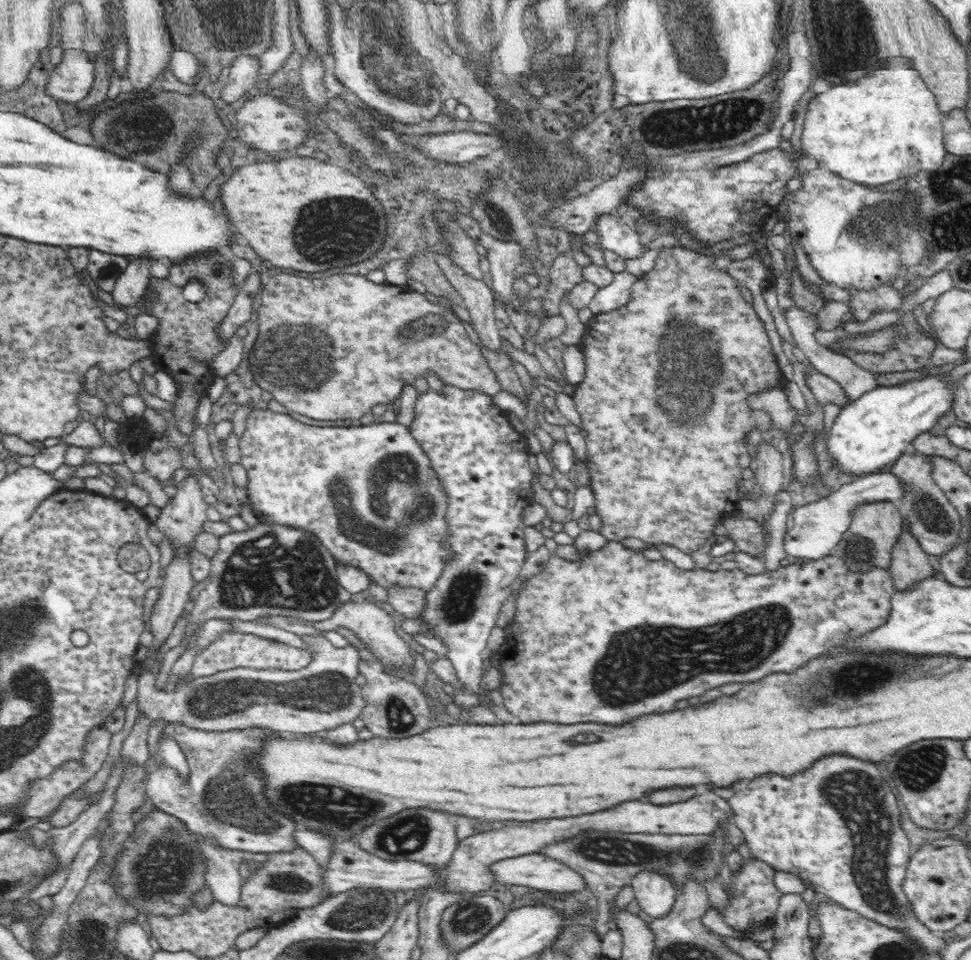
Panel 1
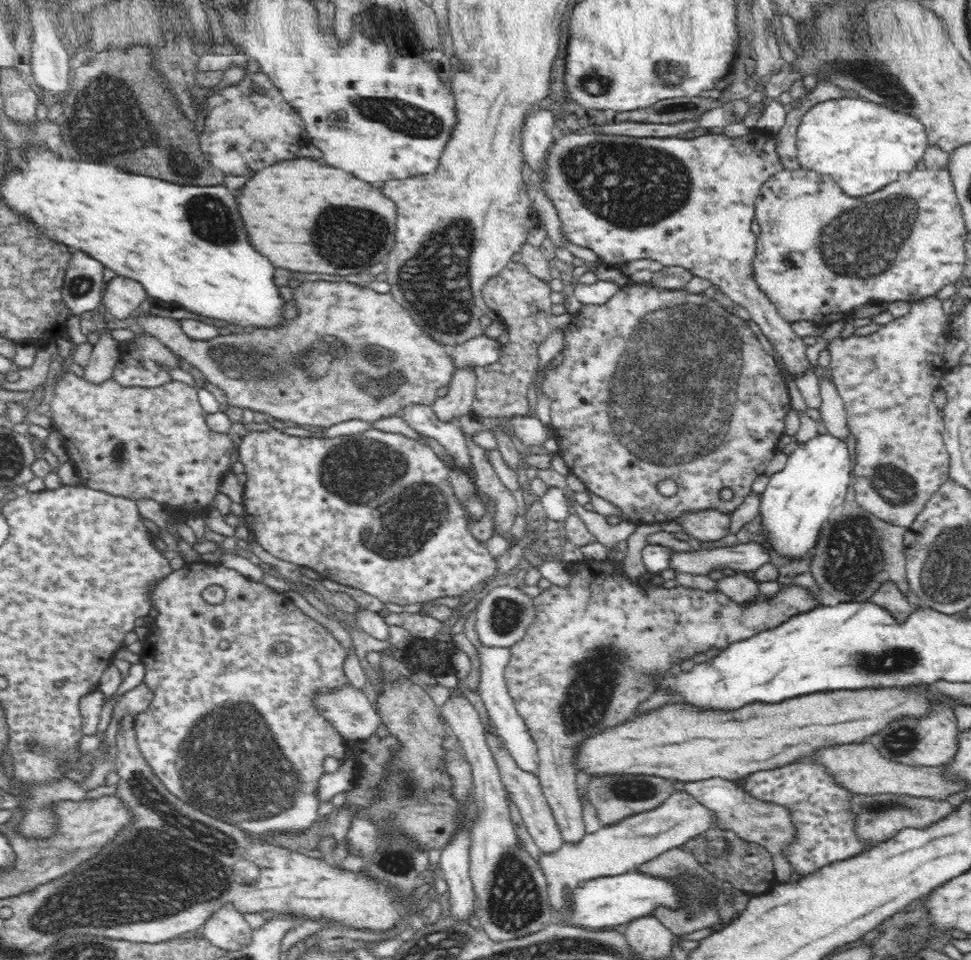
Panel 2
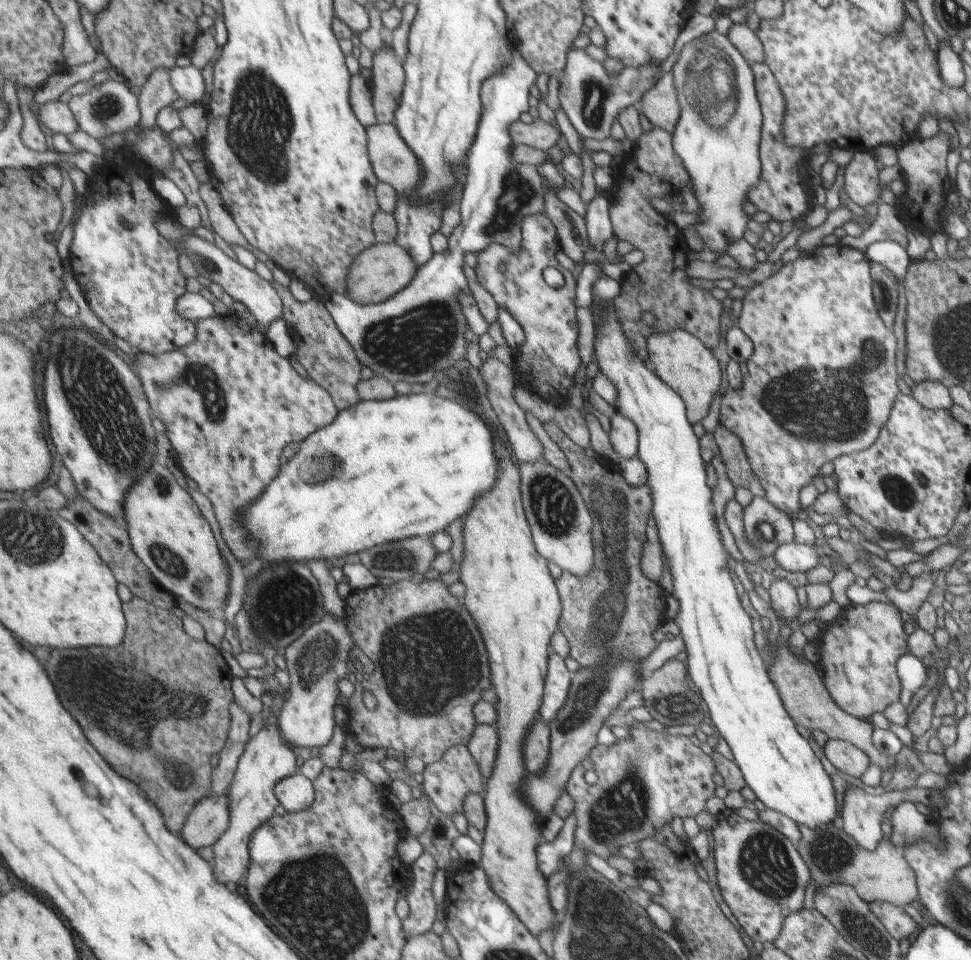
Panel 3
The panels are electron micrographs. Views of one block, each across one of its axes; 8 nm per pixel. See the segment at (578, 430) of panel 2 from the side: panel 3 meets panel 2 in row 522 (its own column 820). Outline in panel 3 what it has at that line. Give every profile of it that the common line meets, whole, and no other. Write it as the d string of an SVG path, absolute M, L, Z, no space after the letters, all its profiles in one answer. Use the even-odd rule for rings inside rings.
M873 600L864 605L841 608L834 623L826 624L816 638L819 645L819 659L825 686L834 703L852 717L870 720L873 712L883 712L886 706L898 700L900 680L896 673L896 662L908 652L909 628L905 628L905 612L889 600Z

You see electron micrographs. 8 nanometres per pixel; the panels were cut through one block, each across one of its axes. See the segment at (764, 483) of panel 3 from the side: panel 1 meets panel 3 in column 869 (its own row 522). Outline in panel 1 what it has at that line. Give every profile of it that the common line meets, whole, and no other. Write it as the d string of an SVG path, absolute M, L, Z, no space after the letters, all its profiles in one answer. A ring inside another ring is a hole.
M254 409L247 418L239 449L241 464L248 476L249 502L265 528L290 526L310 531L335 559L364 570L382 586L406 584L426 591L438 580L447 557L441 546L447 527L447 496L408 426L395 421L372 423L372 426L356 423L350 427L318 427L271 409ZM346 502L354 516L364 516L360 520L364 520L366 526L356 528L356 540L350 540L340 524L340 516L346 514Z

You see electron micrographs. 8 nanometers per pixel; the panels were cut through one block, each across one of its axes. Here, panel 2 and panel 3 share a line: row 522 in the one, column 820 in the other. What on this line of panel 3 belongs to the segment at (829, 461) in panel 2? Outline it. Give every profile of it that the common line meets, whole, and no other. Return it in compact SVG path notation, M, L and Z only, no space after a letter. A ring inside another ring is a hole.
M612 300L600 306L602 315L594 319L593 350L598 370L616 388L614 410L618 415L632 421L635 425L638 445L636 457L642 462L646 472L645 485L651 493L651 516L658 532L658 539L665 555L671 576L672 596L677 602L676 616L672 624L674 631L680 633L686 652L687 678L700 694L709 711L708 722L717 729L720 737L728 744L733 762L741 771L745 784L753 791L759 802L790 818L797 824L805 824L814 829L828 826L835 818L837 806L833 798L833 788L823 772L819 760L809 748L806 738L801 738L791 715L784 708L783 701L765 667L757 648L753 644L753 630L749 616L743 612L731 574L727 570L729 554L721 546L719 530L715 526L715 513L711 508L711 490L705 484L705 466L687 417L684 401L668 384L656 375L650 365L645 364L629 344L620 320L616 315Z

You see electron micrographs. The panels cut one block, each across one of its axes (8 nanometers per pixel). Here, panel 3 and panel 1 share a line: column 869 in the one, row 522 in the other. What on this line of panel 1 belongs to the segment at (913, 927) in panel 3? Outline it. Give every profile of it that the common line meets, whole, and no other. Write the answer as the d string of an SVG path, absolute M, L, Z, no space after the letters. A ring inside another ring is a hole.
M908 522L903 523L901 534L892 549L890 575L897 591L906 590L916 581L934 573L928 553L920 547L916 536L909 530Z

